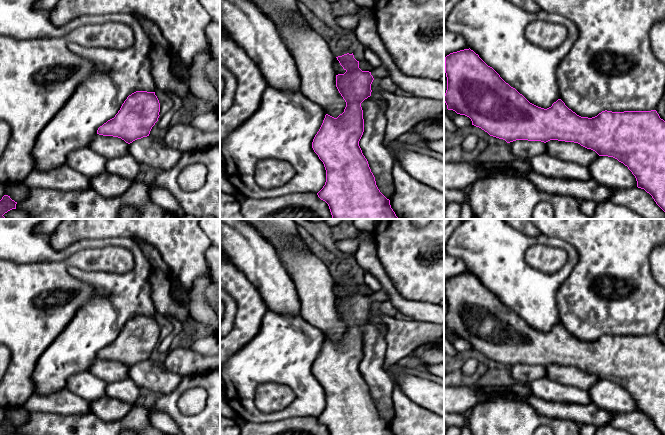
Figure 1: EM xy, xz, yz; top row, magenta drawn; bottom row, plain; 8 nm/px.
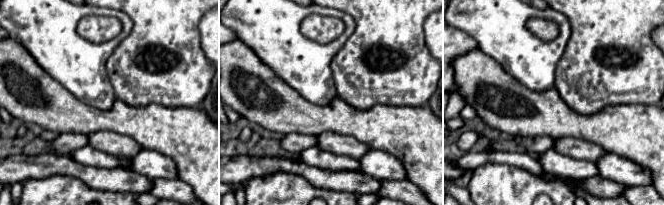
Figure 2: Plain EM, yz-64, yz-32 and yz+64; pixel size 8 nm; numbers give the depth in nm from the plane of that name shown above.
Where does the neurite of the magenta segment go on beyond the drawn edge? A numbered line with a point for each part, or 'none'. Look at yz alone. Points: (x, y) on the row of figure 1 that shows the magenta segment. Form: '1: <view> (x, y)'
none

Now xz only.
1: xz (381, 72)

